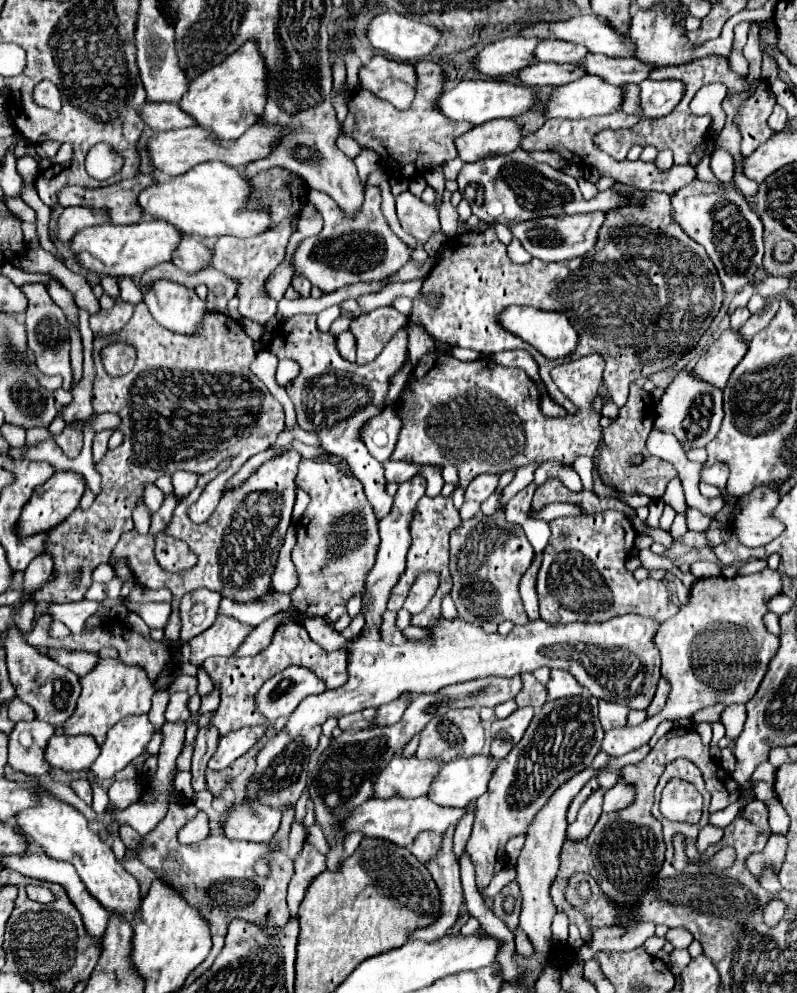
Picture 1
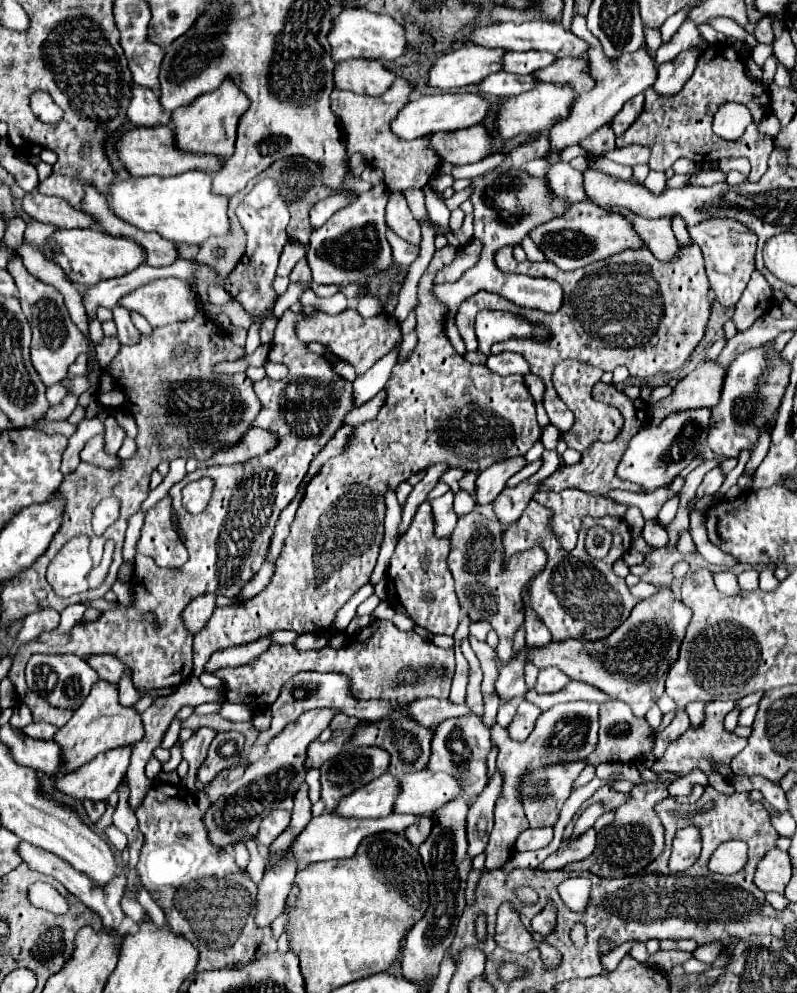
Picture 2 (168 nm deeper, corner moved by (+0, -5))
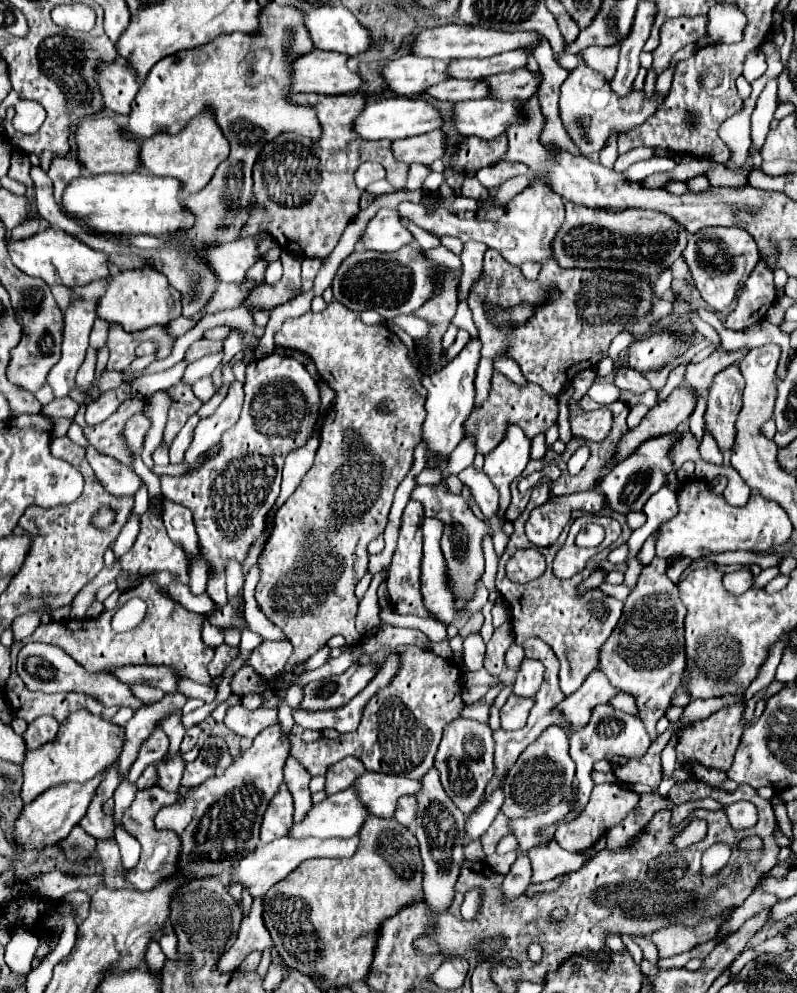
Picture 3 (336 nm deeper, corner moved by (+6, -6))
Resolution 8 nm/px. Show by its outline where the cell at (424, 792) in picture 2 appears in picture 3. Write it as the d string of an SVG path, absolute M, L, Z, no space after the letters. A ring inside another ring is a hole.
M366 772L362 778L358 778L358 782L354 782L354 786L358 788L362 802L366 802L370 814L378 818L394 818L398 800L402 796L416 796L422 790L420 780L374 772Z

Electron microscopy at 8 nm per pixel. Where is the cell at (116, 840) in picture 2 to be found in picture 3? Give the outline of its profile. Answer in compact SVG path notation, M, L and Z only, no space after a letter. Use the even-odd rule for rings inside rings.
M152 940L150 946L148 946L148 950L146 950L146 964L150 964L150 968L154 968L154 970L160 972L162 966L164 966L164 960L166 960L166 956L162 954L158 942Z

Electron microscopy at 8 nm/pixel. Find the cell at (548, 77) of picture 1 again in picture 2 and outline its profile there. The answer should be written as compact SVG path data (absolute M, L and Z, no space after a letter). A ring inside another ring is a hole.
M492 73L484 81L478 83L478 91L492 97L510 97L520 95L524 91L530 91L536 87L536 79L532 75L512 75L512 73Z

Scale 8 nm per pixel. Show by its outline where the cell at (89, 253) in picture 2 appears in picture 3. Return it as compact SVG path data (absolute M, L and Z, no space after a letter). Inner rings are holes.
M46 228L26 240L10 242L10 258L22 272L44 280L48 286L62 284L68 288L76 288L76 286L86 286L100 278L108 278L110 274L108 272L110 258L104 252L94 250L76 236L70 236L64 230L56 228Z

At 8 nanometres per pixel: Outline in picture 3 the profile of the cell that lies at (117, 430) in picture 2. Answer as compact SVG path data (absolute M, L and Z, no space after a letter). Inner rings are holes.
M138 414L138 416L132 416L124 430L122 430L122 438L126 440L126 448L130 452L140 452L142 450L142 440L144 440L144 434L150 426L150 420L144 416L144 414Z

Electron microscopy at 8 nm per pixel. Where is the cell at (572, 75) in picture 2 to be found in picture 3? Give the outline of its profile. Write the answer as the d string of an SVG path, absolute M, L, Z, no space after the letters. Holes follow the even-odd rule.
M528 68L498 74L494 78L486 78L490 84L490 96L492 98L522 98L528 100L536 96L540 84L542 84L542 72L532 72Z

